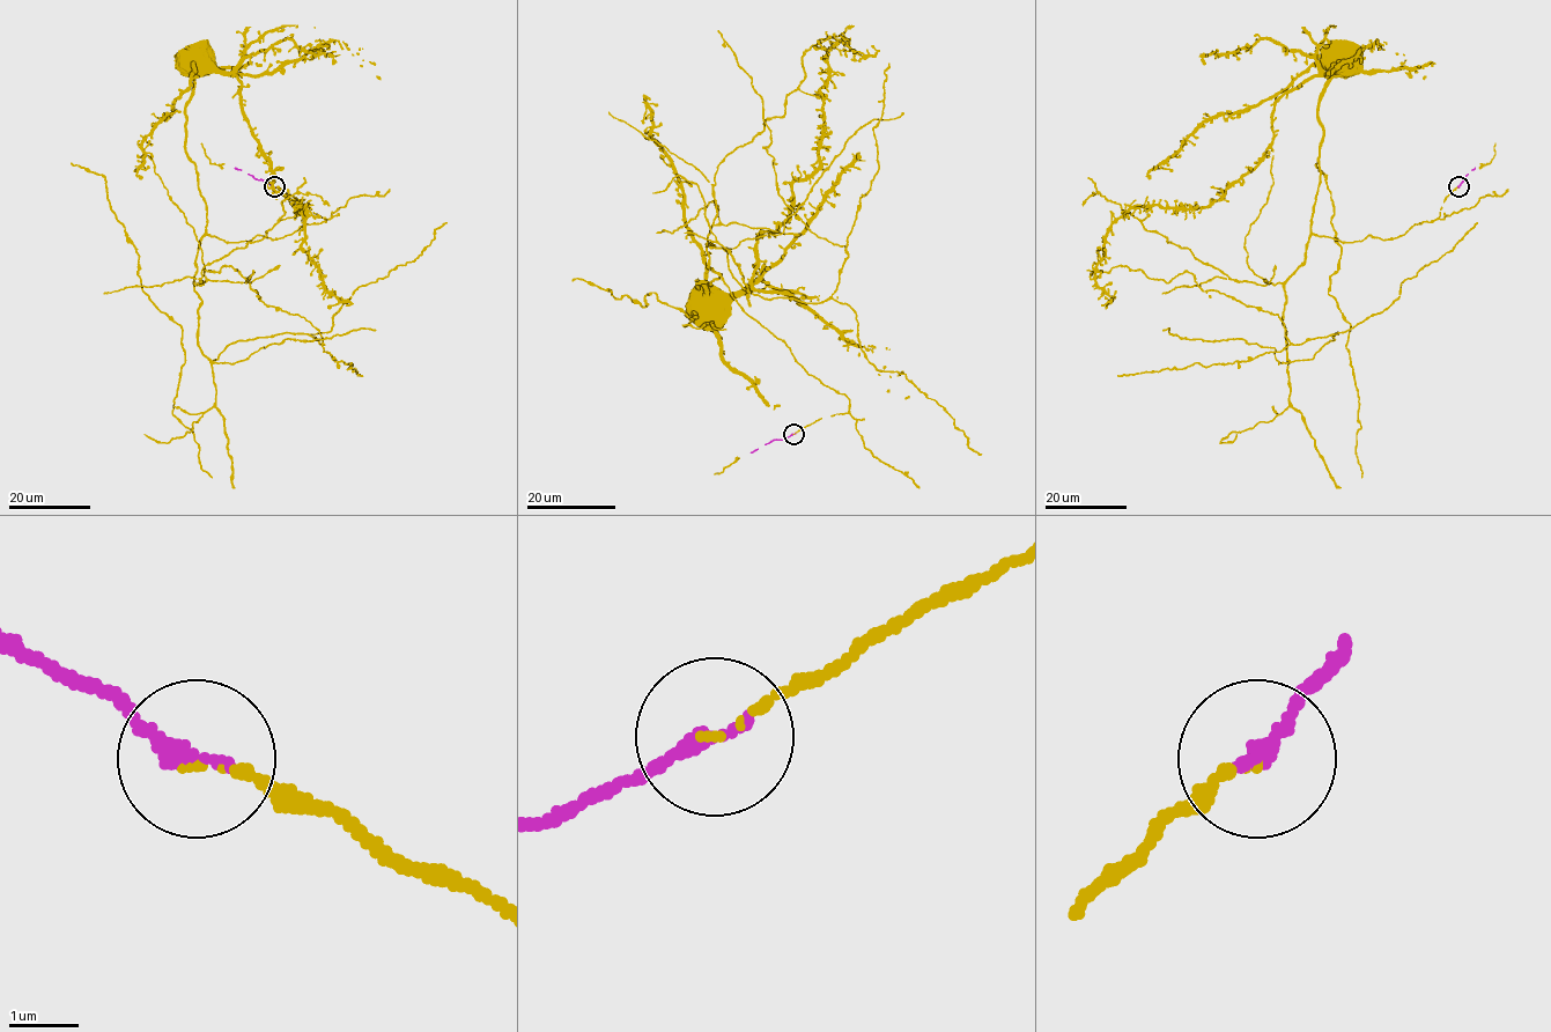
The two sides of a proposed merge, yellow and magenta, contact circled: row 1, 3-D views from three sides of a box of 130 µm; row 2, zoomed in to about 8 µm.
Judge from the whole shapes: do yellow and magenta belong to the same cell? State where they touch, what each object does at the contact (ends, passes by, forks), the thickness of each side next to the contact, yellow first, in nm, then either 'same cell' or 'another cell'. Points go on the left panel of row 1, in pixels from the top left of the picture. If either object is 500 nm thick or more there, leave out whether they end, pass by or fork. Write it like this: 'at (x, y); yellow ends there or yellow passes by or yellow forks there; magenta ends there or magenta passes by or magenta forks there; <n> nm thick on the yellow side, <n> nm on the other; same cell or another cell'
at (274, 186); yellow ends there; magenta ends there; 90 nm thick on the yellow side, 260 nm on the other; same cell

